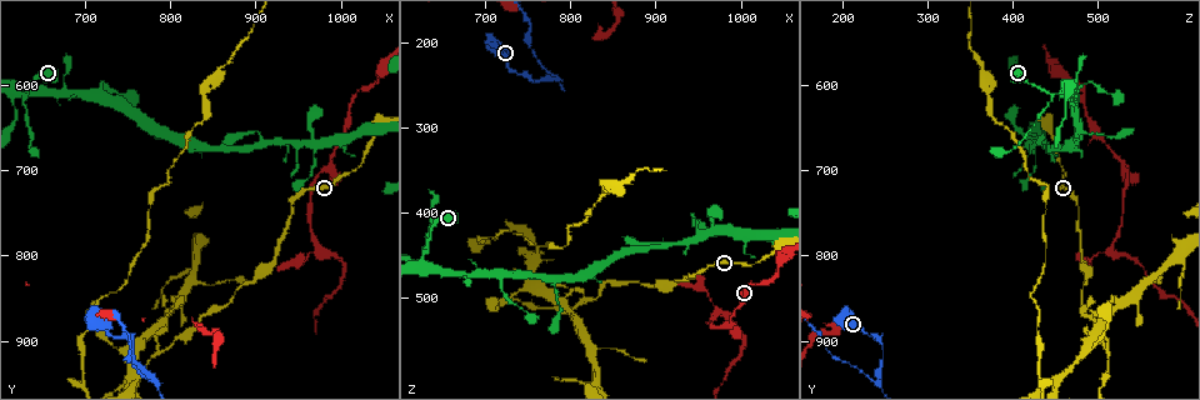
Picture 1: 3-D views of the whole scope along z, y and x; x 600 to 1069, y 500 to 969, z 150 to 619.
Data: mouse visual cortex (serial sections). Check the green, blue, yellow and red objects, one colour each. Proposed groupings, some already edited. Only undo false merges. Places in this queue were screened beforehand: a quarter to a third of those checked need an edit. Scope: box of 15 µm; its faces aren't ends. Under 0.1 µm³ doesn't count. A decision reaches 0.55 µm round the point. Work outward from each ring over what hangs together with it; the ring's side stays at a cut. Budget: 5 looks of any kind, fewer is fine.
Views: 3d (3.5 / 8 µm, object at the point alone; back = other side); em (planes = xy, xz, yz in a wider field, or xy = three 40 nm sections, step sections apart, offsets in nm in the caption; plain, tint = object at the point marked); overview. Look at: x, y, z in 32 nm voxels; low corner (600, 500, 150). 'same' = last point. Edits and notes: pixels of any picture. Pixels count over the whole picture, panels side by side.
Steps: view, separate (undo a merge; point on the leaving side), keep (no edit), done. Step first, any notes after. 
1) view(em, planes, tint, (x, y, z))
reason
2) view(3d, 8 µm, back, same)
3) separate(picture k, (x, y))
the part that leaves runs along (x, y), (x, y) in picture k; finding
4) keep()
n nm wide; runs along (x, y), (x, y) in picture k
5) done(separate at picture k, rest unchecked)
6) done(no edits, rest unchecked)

view(3d, 3.5 µm, (970, 795, 515))
branch point

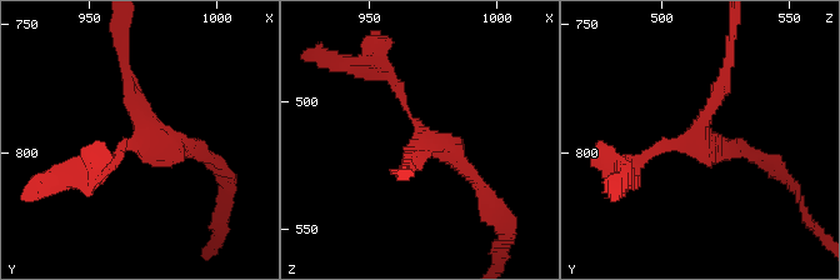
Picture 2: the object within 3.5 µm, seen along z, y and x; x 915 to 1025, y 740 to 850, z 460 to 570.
view(em, planes, tint, (972, 791, 516))
3 arms; arms of 150, 150, 200 nm; now the EM

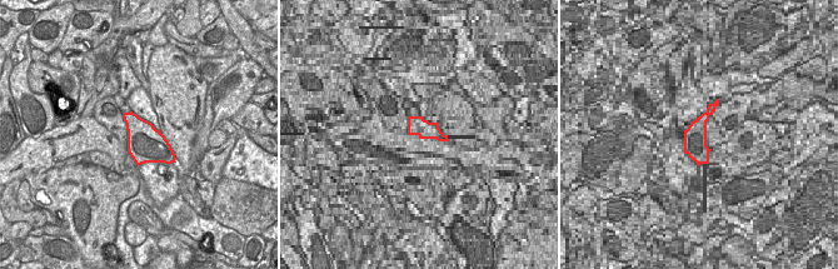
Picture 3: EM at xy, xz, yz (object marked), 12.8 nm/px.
view(em, xy, step 1, tint, same)
another direction

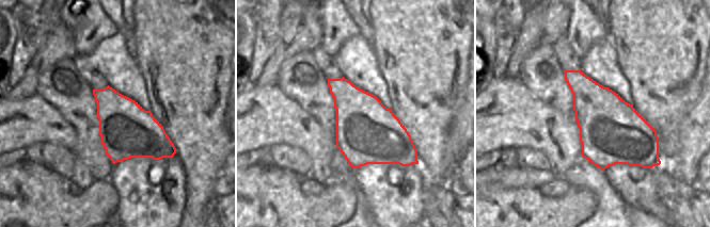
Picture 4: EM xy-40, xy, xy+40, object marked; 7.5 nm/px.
keep()
one cell here

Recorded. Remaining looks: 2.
view(em, planes, tint, (780, 945, 240))
two arms in line, one across

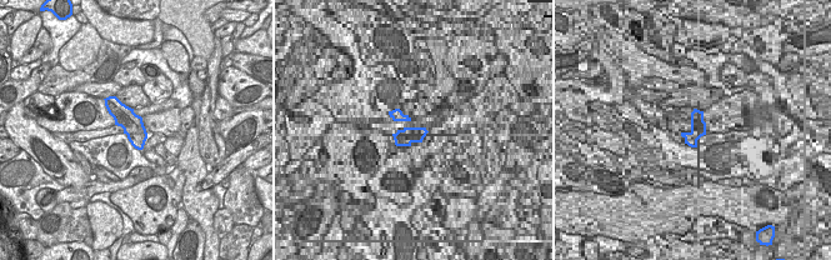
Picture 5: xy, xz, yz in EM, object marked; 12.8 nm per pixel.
view(3d, 3.5 µm, same)

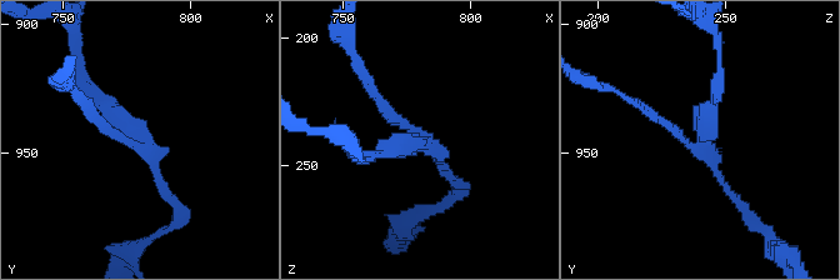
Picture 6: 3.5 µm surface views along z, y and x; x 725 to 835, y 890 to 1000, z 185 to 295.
keep()
280 nm wide; runs along (718, 81), (698, 146), (650, 111) in picture 6; all the same cell

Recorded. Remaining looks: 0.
done(no edits, rest unchecked)

